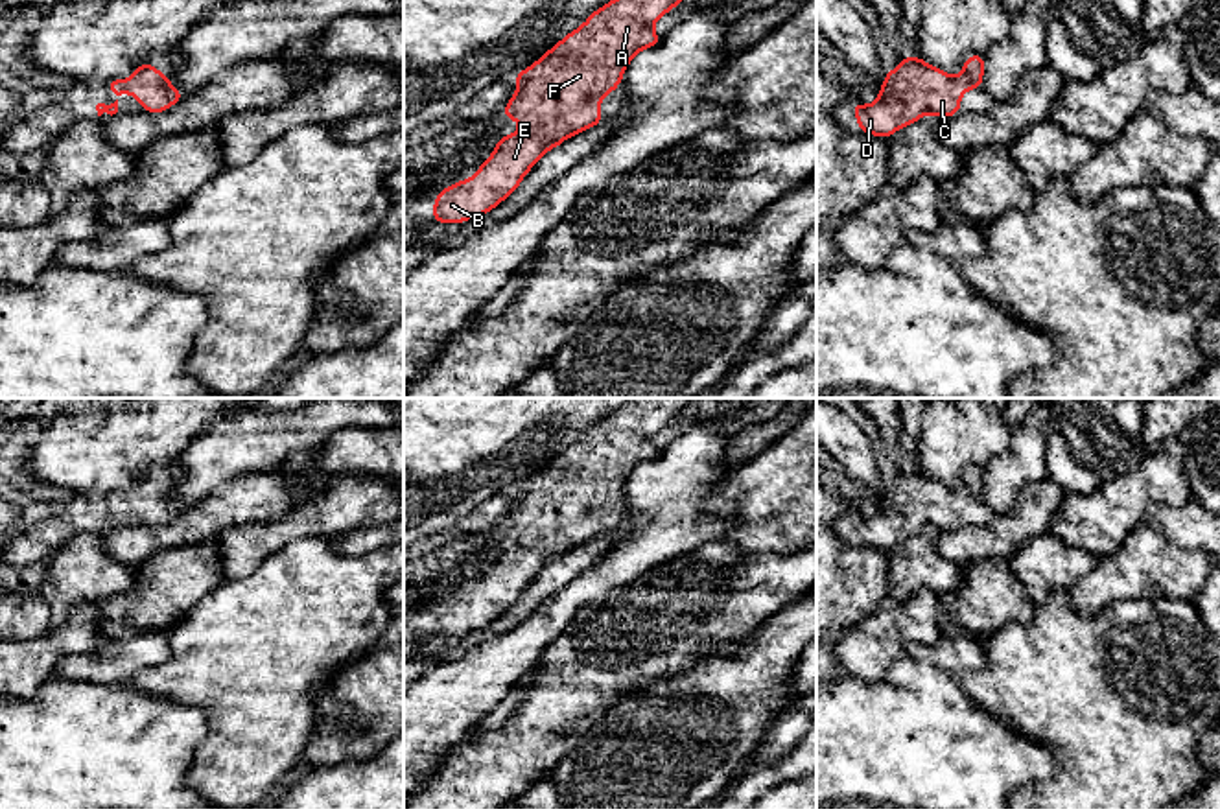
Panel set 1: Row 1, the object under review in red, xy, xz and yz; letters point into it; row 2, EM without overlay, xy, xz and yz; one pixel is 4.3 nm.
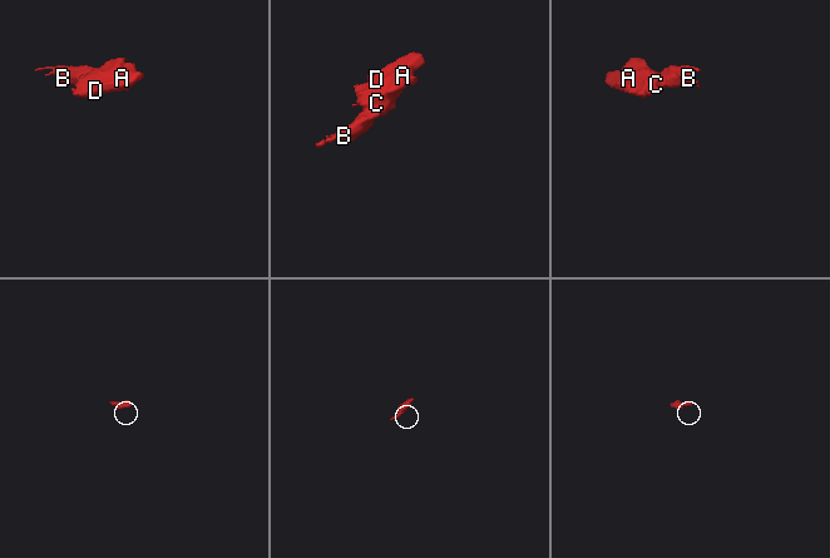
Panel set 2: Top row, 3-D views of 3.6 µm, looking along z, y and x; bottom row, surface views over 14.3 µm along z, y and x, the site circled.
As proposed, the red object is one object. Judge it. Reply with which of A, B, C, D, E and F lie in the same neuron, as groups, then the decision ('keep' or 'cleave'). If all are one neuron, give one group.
A B C D E F | keep

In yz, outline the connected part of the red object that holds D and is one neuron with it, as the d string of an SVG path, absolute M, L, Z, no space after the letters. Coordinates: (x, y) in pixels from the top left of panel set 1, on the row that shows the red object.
M984 55L966 57L962 72L951 77L920 57L903 57L886 72L872 105L851 103L861 133L879 138L918 122L925 114L947 118L960 112L966 90L982 88Z

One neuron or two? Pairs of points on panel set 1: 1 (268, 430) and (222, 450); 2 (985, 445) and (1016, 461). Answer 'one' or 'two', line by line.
1: one
2: two

